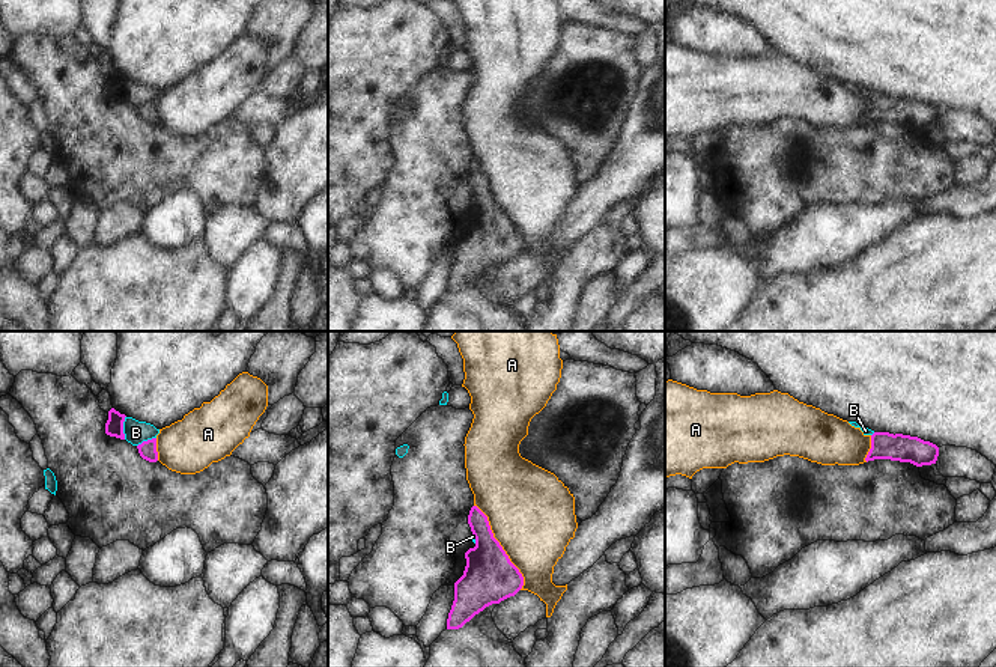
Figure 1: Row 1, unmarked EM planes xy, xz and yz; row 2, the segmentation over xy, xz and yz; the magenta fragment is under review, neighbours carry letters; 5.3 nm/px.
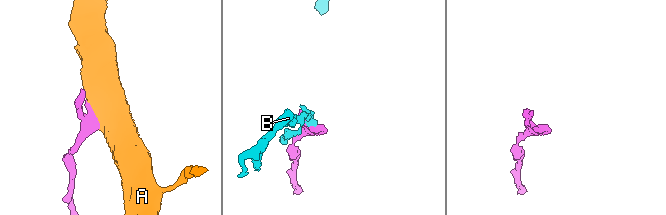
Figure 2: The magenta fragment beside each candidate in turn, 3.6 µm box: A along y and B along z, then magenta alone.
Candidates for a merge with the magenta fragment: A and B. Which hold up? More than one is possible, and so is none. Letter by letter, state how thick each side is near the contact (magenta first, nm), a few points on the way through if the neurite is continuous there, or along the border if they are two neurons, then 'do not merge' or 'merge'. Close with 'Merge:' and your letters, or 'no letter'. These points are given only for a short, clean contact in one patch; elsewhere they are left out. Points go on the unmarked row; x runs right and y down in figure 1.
A: 280/460 nm | do not merge
B: 100/120 nm | do not merge
Merge: no letter

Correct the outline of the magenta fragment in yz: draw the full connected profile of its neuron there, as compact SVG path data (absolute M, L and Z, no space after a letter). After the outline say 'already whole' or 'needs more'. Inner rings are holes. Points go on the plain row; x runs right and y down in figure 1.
M874 95L865 123L891 122L922 129L936 126L937 119L939 110L930 104L903 96Z | already whole

